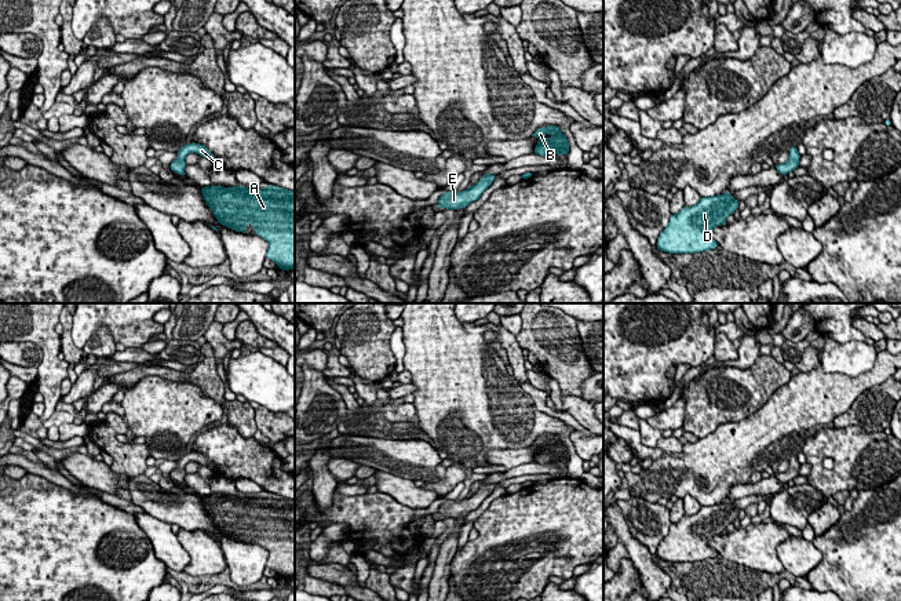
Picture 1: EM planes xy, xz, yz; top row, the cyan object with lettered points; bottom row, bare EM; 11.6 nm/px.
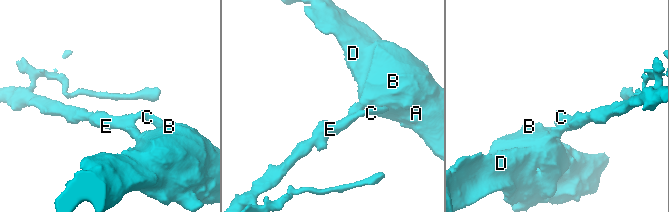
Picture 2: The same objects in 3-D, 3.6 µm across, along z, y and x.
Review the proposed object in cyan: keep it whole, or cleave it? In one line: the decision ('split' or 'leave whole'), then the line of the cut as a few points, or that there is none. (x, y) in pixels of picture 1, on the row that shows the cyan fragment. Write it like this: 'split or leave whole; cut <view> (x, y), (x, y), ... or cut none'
leave whole; cut none

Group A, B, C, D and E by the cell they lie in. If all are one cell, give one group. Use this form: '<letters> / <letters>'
A B C D E

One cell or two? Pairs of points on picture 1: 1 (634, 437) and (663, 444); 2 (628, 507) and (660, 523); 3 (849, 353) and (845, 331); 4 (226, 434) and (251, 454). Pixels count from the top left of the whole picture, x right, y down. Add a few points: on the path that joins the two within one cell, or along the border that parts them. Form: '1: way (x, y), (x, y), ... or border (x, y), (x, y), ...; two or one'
1: border (657, 445), (664, 451); two
2: way (637, 512), (648, 523), (652, 523); one
3: border (823, 335), (830, 335), (838, 342), (864, 341); two
4: way (232, 440), (245, 454); one

